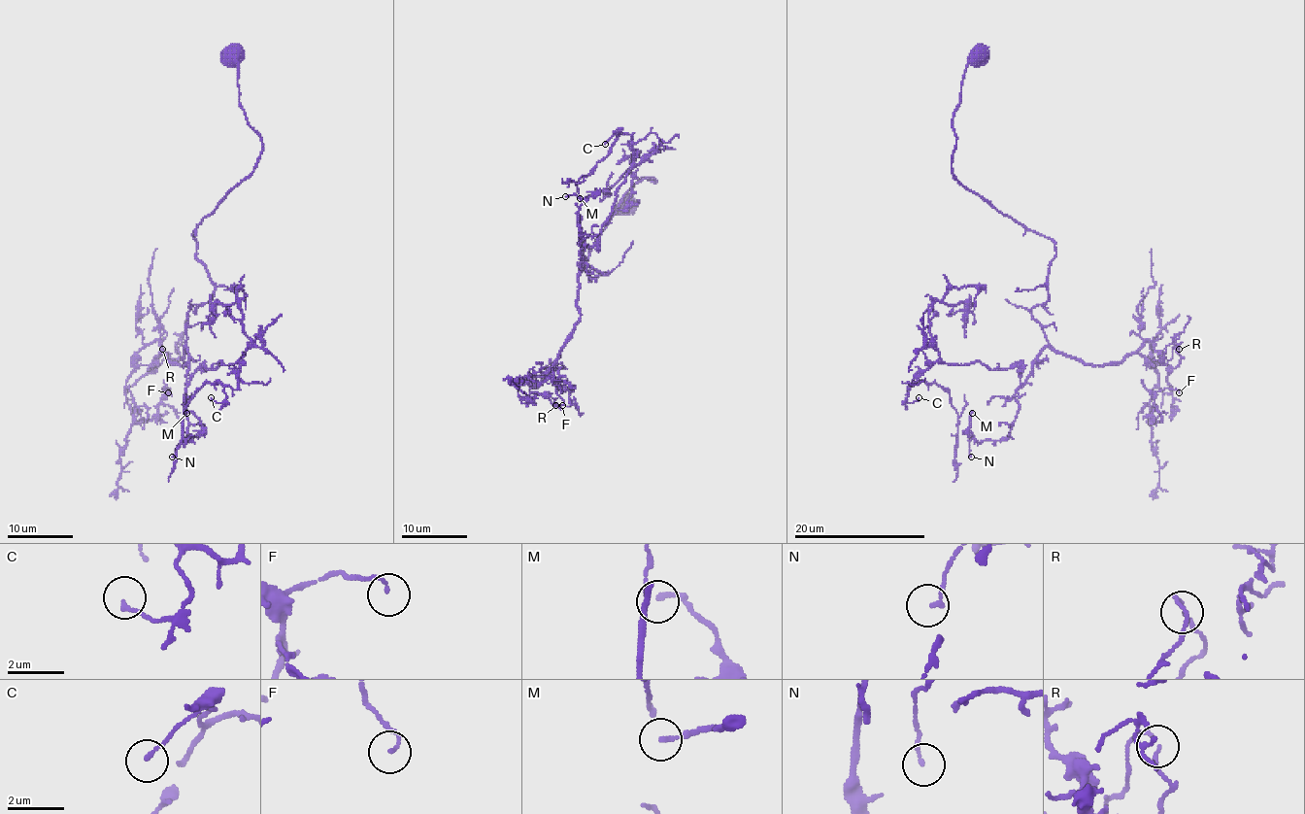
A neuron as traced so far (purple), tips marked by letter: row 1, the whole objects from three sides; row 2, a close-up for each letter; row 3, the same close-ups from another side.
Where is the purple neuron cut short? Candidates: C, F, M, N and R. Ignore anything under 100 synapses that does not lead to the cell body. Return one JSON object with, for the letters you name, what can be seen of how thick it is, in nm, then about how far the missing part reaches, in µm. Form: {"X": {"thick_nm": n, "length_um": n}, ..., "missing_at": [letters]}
{"missing_at": []}

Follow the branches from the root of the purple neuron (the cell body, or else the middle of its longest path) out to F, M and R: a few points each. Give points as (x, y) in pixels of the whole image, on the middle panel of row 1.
F: (624, 203), (655, 180), (595, 241), (586, 275), (608, 274), (582, 257), (553, 367), (519, 382), (562, 405)
M: (624, 203), (655, 180), (624, 195), (590, 282), (608, 274), (584, 257), (580, 274), (580, 198)
R: (624, 203), (655, 180), (595, 241), (586, 275), (608, 274), (582, 257), (579, 322), (519, 385), (555, 405)

